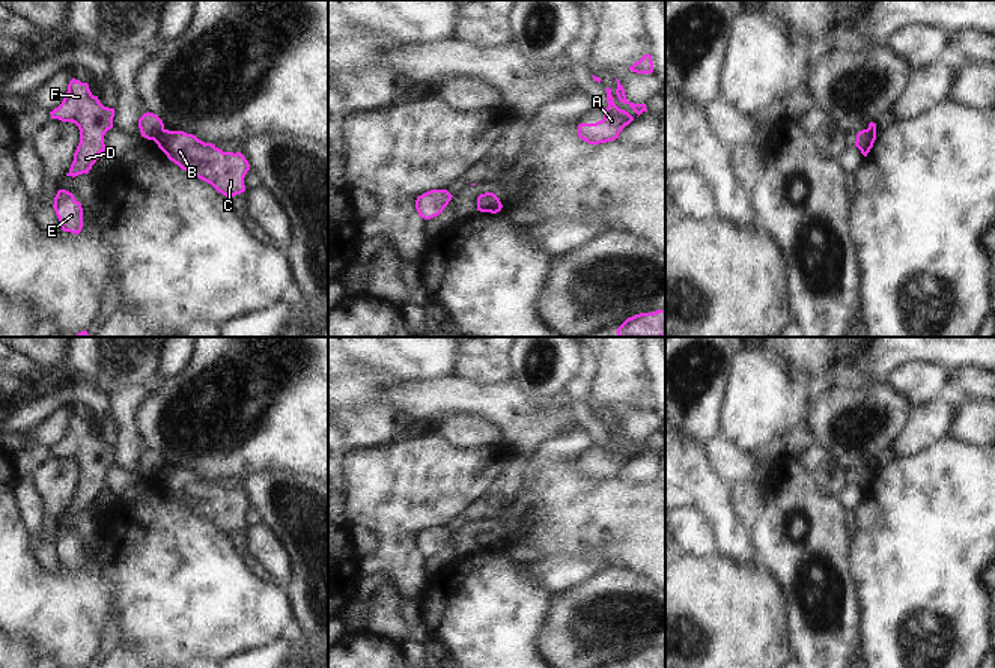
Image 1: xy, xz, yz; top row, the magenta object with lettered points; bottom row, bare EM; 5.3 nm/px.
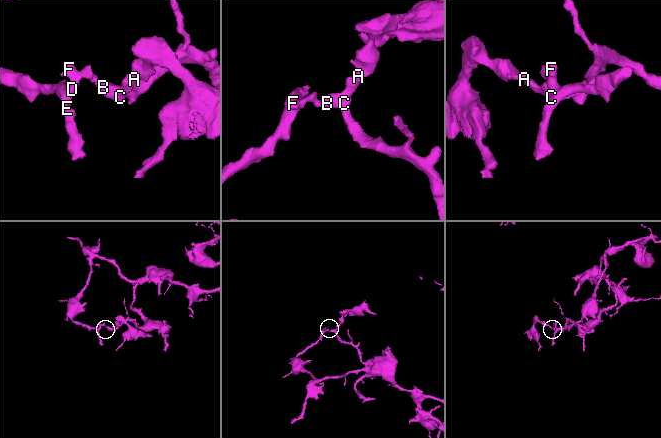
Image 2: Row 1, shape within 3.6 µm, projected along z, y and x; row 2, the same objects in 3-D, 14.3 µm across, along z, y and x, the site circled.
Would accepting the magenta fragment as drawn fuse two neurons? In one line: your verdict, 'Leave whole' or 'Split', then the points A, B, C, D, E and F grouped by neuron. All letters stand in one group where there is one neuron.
Split. Groups: A B C / D E F

